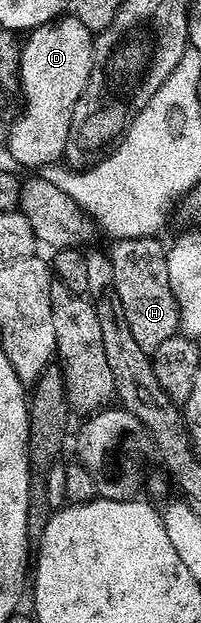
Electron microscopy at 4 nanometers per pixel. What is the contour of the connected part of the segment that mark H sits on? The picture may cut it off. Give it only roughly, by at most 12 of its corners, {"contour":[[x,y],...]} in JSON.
{"contour":[[110,246],[111,284],[148,354],[179,332],[167,248]]}

